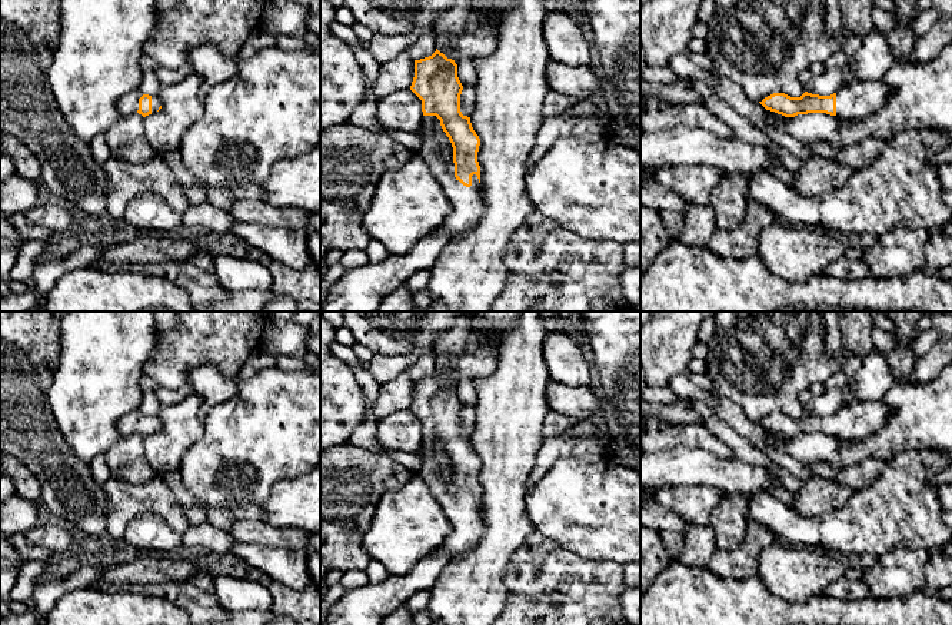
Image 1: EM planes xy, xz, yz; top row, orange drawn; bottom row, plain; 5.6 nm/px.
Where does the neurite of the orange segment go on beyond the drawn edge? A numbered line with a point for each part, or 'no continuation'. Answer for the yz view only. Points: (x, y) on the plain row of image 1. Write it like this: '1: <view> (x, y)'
1: yz (862, 419)

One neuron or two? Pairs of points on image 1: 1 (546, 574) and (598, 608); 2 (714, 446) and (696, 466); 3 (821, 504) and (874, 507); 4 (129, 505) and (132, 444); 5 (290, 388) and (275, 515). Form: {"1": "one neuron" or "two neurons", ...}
{"1": "one neuron", "2": "two neurons", "3": "two neurons", "4": "two neurons", "5": "two neurons"}

